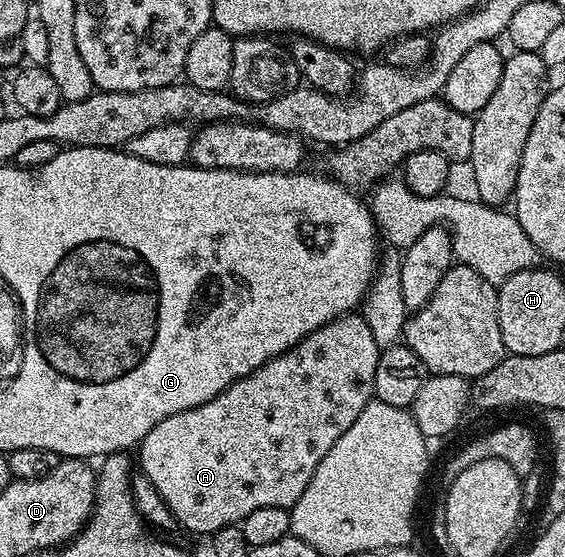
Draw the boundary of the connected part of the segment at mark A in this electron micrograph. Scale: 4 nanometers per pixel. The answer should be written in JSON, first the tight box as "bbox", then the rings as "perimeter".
{"bbox":[136,313,379,537],"perimeter":[[[351,313],[340,319],[334,319],[319,331],[313,331],[308,337],[301,339],[294,347],[289,347],[282,355],[269,359],[252,373],[248,373],[242,379],[237,379],[235,383],[228,385],[228,389],[224,389],[219,395],[212,397],[212,401],[208,401],[196,409],[184,409],[184,413],[164,417],[164,421],[160,421],[160,425],[156,425],[156,429],[152,429],[143,437],[137,448],[136,454],[138,454],[139,461],[142,462],[141,474],[146,475],[148,481],[152,481],[152,485],[156,485],[160,497],[164,497],[168,509],[172,509],[178,526],[183,532],[185,530],[195,531],[196,534],[206,535],[206,537],[213,536],[214,532],[225,527],[241,524],[242,519],[248,517],[248,513],[253,513],[255,509],[268,509],[269,507],[289,509],[293,507],[300,497],[300,493],[304,493],[312,473],[316,473],[316,465],[320,465],[320,461],[324,461],[328,449],[332,449],[332,445],[336,445],[336,441],[340,441],[340,437],[344,437],[344,433],[348,433],[348,429],[352,429],[352,421],[356,421],[358,414],[366,408],[367,403],[371,402],[379,350],[376,345],[376,337],[372,337],[372,329],[368,329],[366,320],[362,318],[361,314]]]}

